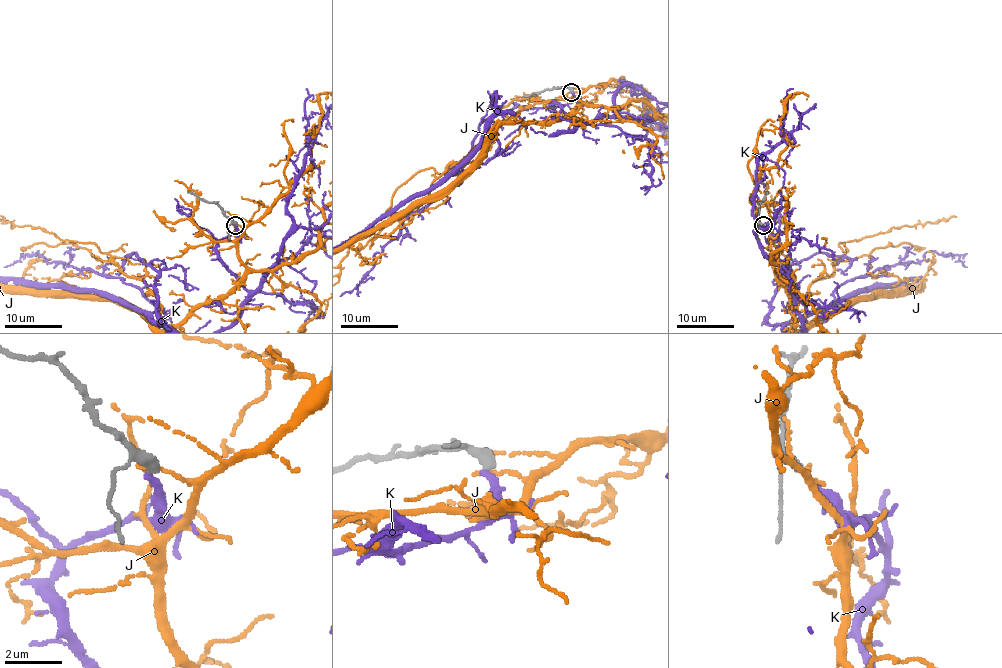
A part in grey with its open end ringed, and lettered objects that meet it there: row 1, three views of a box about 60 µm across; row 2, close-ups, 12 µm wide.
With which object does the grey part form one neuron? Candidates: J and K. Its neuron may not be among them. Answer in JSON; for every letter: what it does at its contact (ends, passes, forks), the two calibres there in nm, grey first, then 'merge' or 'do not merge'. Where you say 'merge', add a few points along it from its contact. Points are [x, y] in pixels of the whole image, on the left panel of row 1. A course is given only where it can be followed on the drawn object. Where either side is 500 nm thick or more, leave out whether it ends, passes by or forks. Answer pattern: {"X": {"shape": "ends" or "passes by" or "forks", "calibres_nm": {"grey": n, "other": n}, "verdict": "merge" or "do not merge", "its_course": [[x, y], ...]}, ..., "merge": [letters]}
{"J": {"shape": "ends", "calibres_nm": {"grey": 300, "other": 120}, "verdict": "do not merge"}, "K": {"shape": "ends", "calibres_nm": {"grey": 280, "other": 240}, "verdict": "merge"}, "merge": ["K"]}

